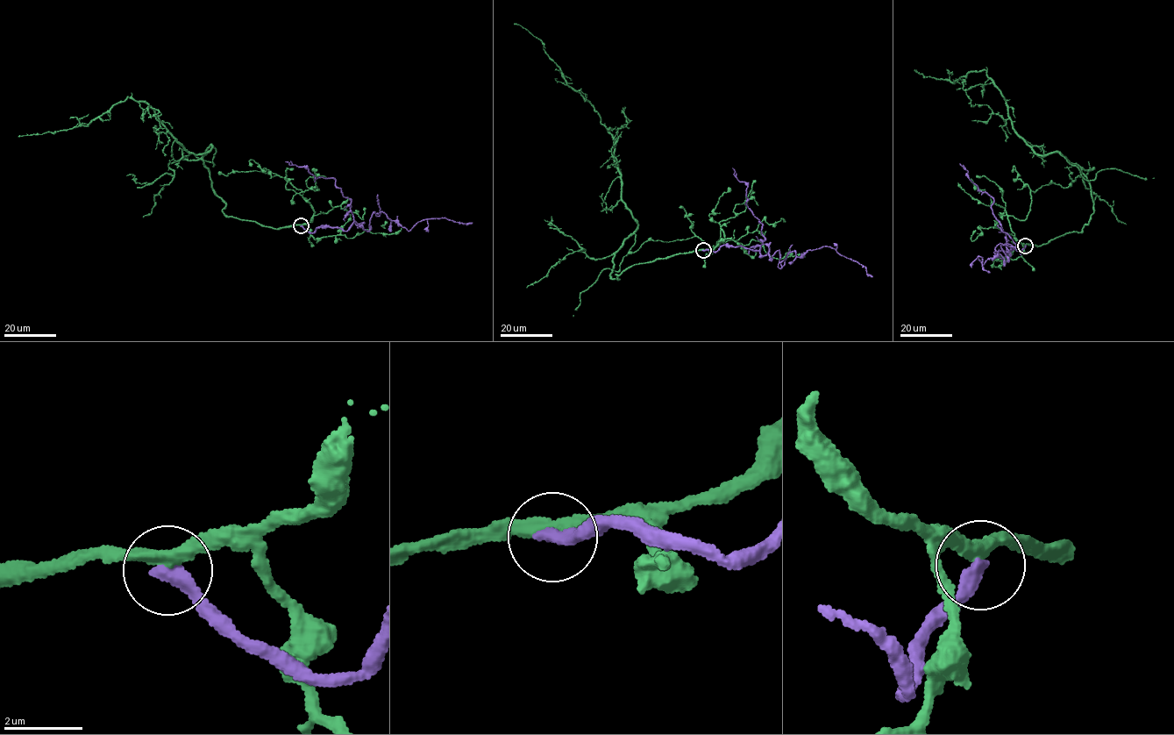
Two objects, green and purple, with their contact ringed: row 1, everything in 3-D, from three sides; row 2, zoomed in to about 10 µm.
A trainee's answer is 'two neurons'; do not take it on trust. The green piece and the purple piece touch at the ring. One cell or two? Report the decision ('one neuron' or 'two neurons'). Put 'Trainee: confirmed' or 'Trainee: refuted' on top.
Trainee: confirmed
two neurons

